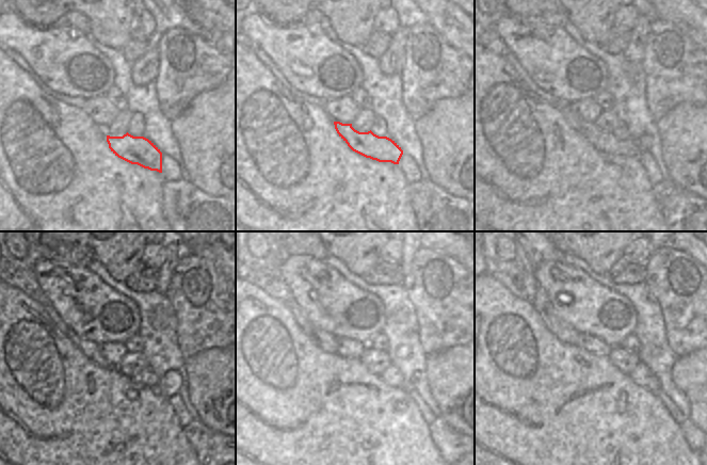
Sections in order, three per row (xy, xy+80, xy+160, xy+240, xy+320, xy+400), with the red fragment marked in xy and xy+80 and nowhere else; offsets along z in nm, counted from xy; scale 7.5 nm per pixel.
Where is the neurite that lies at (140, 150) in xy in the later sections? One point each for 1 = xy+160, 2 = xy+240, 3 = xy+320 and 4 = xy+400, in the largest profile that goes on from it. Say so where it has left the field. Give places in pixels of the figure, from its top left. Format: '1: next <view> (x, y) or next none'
1: next xy+160 (601, 141)
2: next xy+240 (91, 349)
3: next xy+320 (325, 341)
4: next xy+400 (542, 304)

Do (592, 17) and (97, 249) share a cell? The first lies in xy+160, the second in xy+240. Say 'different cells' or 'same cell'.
same cell

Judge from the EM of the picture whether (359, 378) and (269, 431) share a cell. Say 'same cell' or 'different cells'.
same cell

